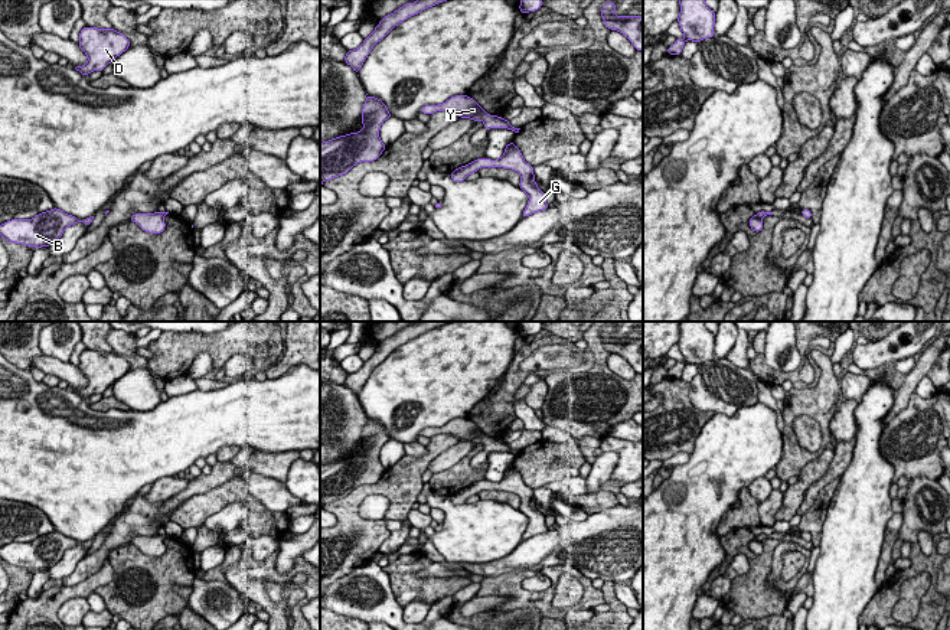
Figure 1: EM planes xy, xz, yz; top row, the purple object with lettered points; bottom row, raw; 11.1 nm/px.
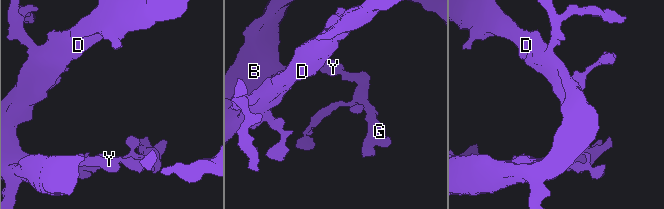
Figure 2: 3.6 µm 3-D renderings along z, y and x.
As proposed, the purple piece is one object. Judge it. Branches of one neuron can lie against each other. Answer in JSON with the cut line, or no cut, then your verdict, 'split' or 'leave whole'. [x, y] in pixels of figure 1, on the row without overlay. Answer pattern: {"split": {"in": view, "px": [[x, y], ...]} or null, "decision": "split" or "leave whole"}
{"split": null, "decision": "leave whole"}

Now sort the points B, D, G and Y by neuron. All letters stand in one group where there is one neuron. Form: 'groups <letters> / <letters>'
groups B D G Y

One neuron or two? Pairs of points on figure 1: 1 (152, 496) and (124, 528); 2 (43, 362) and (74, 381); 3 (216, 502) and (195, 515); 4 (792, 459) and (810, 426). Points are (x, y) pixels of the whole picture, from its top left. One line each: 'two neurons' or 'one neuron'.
1: two neurons
2: one neuron
3: one neuron
4: two neurons

